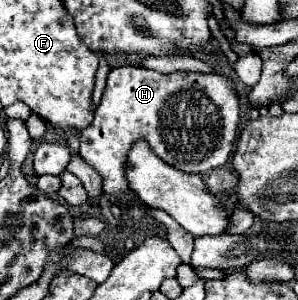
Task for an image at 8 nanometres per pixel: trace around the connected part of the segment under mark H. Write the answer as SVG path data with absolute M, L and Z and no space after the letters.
M121 66L107 78L93 124L79 134L79 154L103 178L103 192L119 202L125 196L127 200L121 202L121 206L127 210L129 218L139 220L145 218L151 208L137 198L125 176L127 156L137 140L145 140L153 154L177 170L201 174L227 162L237 138L237 124L239 100L231 80L219 74L159 74L137 66Z

